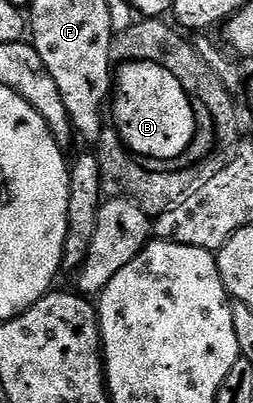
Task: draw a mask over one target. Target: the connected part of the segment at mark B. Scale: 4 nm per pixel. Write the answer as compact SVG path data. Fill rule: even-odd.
M148 61L120 64L113 77L113 105L114 101L114 128L132 154L172 160L189 147L194 137L191 98L165 67Z

